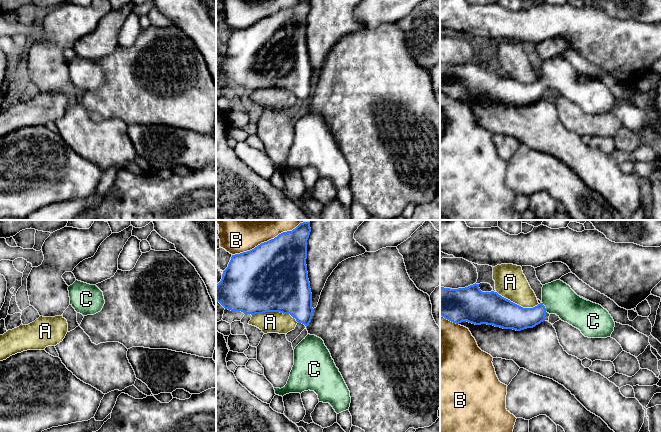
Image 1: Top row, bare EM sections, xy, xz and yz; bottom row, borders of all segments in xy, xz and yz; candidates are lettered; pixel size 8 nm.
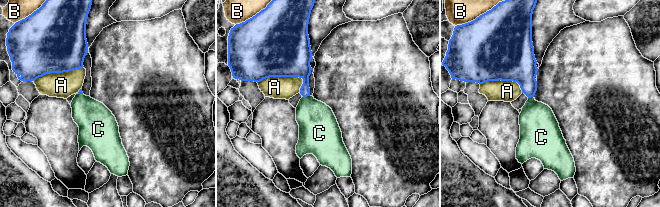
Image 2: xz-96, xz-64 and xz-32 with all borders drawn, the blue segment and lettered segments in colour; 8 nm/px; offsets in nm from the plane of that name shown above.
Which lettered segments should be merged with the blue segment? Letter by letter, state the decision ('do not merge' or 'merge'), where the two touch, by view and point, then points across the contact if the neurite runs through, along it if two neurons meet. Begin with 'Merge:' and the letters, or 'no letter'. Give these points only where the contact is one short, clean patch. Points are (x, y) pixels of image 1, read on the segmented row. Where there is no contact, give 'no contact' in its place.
Merge: C
A: do not merge; meets blue in xz at (275, 311)
B: do not merge; meets blue in xz at (271, 239)
C: merge; meets blue in yz at (544, 307); runs through yz (515, 317), (534, 316), (544, 307), (558, 298)

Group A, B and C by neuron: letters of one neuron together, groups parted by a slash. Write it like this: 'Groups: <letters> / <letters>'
Groups: A / B / C

